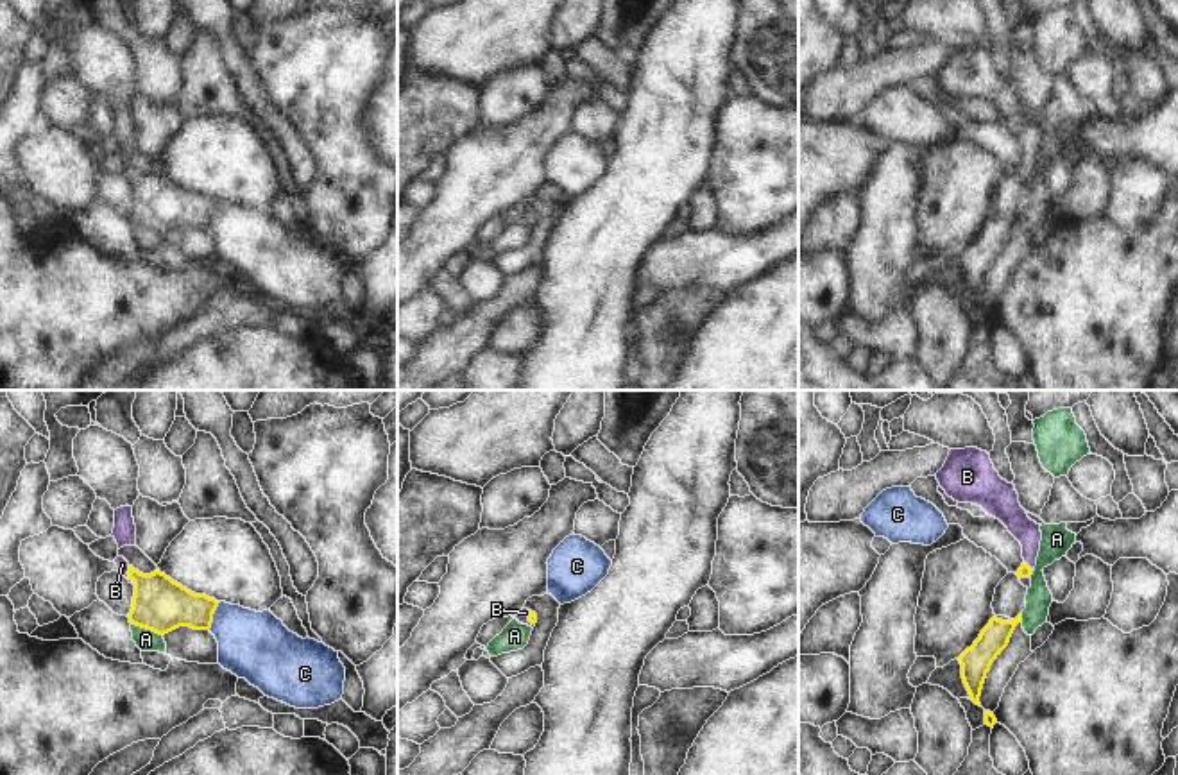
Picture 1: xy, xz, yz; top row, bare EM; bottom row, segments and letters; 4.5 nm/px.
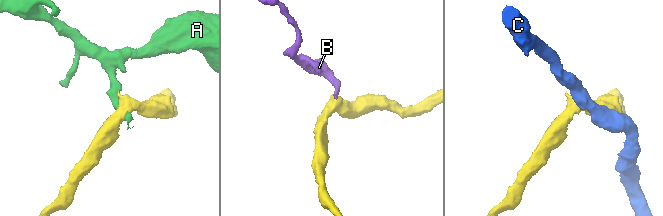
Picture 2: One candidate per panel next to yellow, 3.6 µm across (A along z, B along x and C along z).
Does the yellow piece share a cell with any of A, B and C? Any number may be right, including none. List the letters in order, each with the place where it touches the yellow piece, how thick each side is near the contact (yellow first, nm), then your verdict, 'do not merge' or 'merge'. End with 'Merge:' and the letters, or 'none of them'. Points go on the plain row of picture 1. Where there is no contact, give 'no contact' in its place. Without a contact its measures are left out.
A: xy (147, 228) | 240/100 nm | do not merge
B: xy (128, 172) | 240/60 nm | merge
C: xy (212, 215) | 240/300 nm | do not merge
Merge: B

